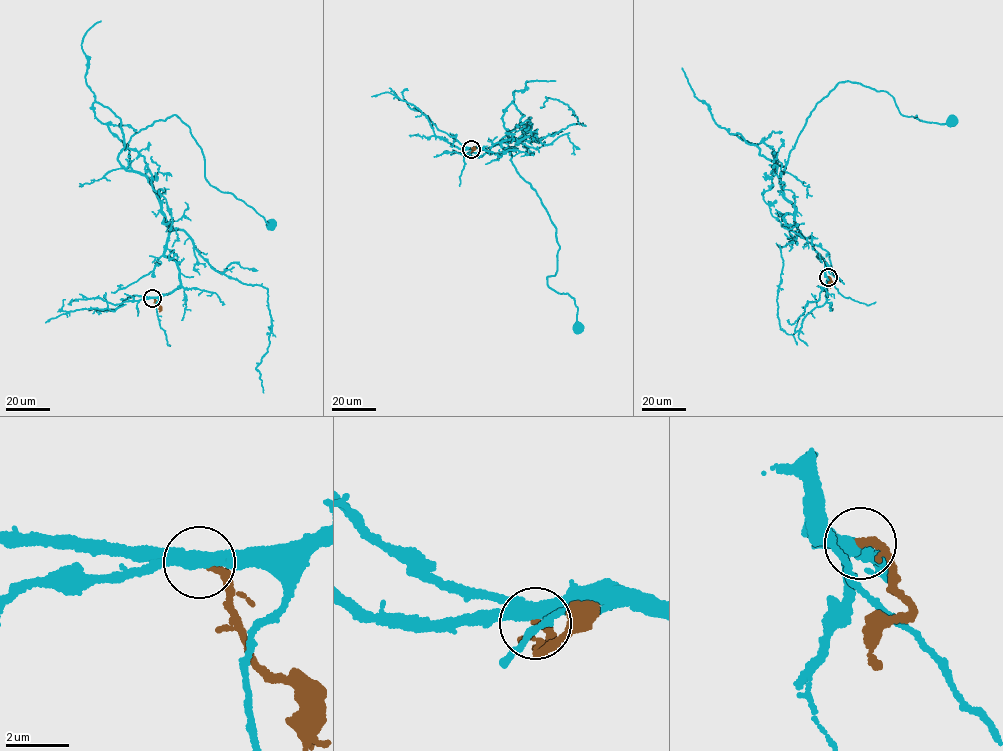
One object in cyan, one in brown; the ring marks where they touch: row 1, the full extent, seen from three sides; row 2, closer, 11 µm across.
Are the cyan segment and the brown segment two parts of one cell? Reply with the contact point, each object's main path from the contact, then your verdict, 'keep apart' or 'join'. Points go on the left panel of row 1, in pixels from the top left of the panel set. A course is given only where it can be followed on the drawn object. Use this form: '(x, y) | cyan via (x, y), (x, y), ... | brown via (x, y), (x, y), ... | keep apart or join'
(152, 298) | cyan via (152, 298), (180, 285), (159, 197), (129, 162), (130, 137), (155, 121), (179, 118), (210, 184), (271, 224) | brown via (152, 298), (161, 310) | keep apart

